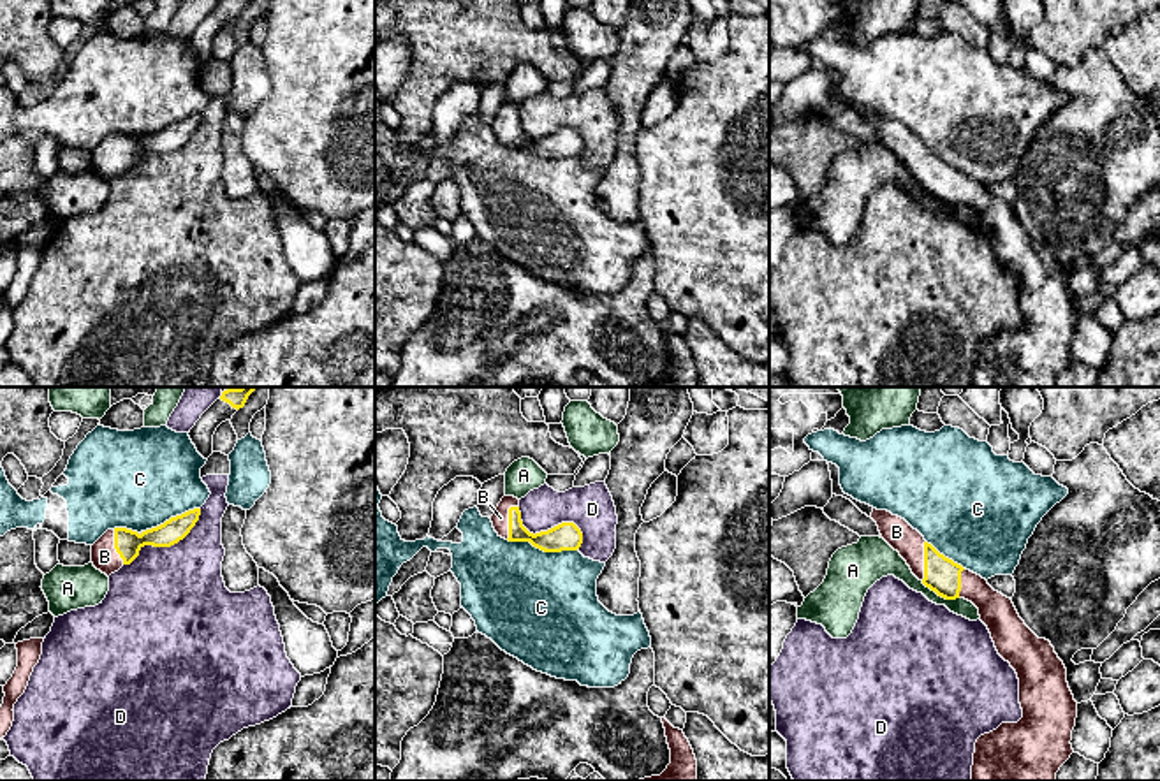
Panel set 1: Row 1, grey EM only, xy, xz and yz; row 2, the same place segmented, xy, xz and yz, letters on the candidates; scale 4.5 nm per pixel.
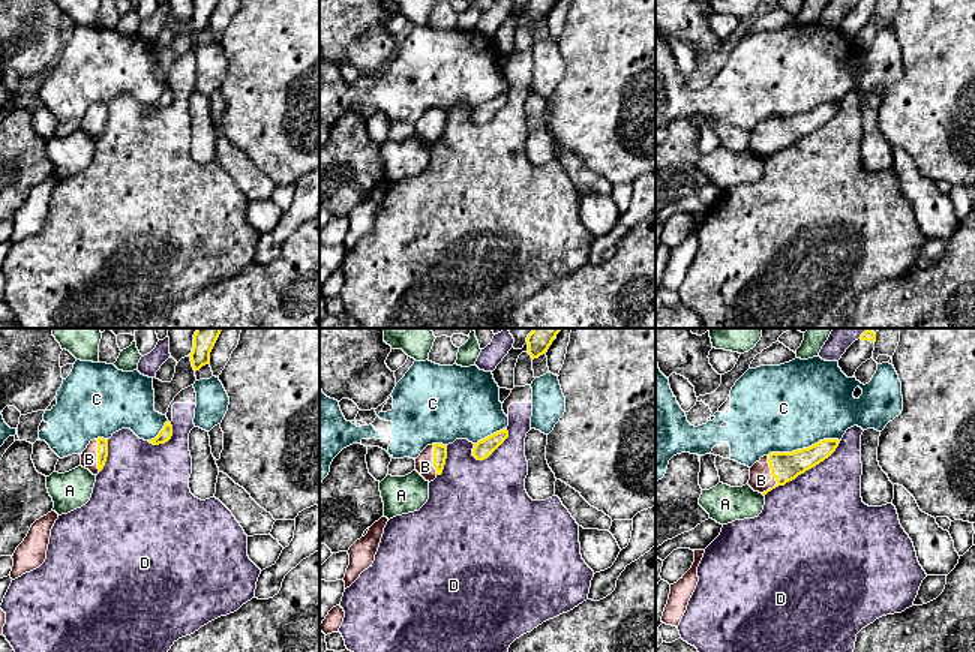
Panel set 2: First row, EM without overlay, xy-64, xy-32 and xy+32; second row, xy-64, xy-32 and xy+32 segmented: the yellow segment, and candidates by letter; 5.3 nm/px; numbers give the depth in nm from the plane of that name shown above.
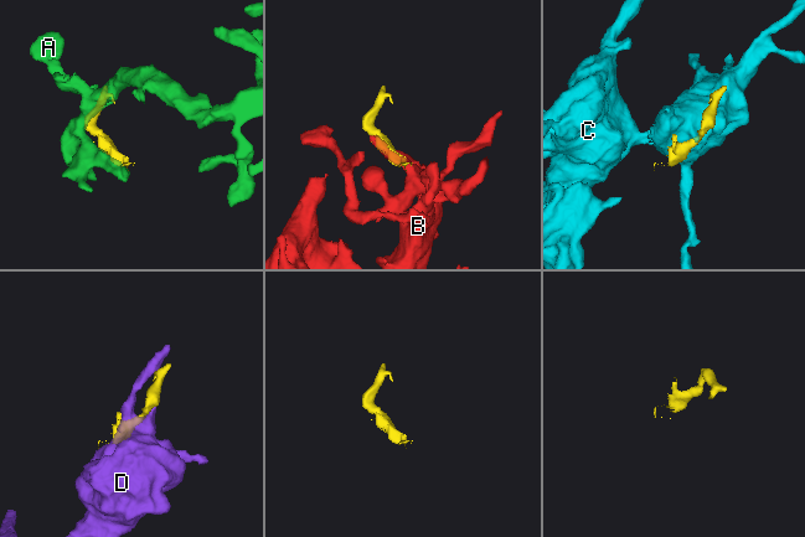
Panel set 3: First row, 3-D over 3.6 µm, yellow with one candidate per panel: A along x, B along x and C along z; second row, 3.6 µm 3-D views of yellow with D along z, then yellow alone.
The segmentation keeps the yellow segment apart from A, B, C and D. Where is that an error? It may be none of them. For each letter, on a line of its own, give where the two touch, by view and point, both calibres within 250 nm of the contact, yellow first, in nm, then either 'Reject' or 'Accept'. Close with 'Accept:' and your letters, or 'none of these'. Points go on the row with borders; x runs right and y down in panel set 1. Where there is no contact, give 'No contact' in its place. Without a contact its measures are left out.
A: Touches yellow at yz (940, 595). Thickness 160 nm (yellow) against 100 nm. Reject
B: Touches yellow at xz (509, 519). Thickness 120 nm (yellow) against 80 nm. Accept
C: Touches yellow at xz (543, 549). Thickness 130 nm (yellow) against 480 nm. Reject
D: Touches yellow at xz (551, 528). Thickness 130 nm (yellow) against 200 nm. Reject
Accept: B

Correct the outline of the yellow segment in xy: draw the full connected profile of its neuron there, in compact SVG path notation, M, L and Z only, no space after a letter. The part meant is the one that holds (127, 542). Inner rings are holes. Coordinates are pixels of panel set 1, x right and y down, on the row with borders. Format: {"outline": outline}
{"outline": "M194 508L141 535L127 528L107 529L92 545L92 563L109 577L123 565L130 565L144 545L171 547L183 540L199 521L199 515L201 508Z"}

